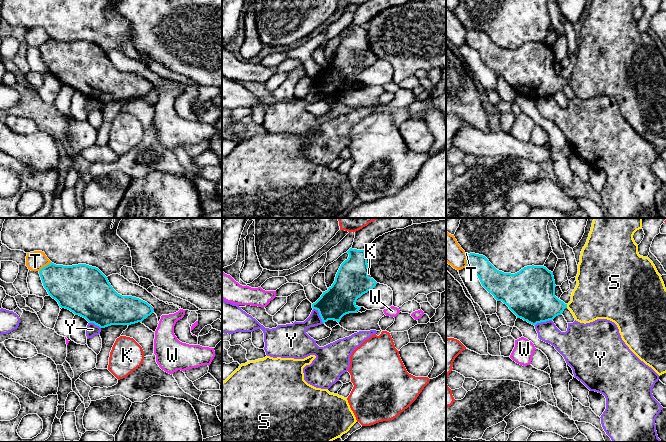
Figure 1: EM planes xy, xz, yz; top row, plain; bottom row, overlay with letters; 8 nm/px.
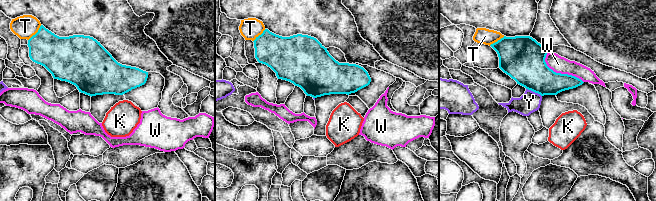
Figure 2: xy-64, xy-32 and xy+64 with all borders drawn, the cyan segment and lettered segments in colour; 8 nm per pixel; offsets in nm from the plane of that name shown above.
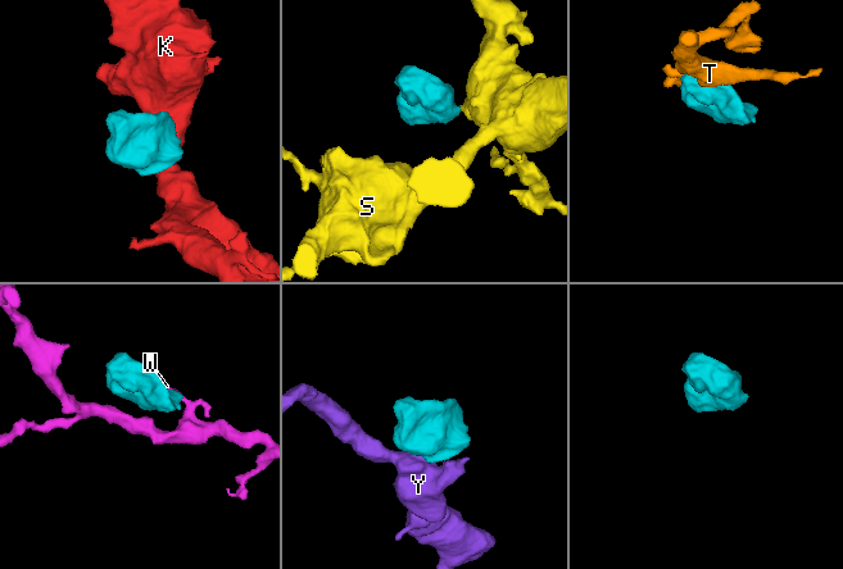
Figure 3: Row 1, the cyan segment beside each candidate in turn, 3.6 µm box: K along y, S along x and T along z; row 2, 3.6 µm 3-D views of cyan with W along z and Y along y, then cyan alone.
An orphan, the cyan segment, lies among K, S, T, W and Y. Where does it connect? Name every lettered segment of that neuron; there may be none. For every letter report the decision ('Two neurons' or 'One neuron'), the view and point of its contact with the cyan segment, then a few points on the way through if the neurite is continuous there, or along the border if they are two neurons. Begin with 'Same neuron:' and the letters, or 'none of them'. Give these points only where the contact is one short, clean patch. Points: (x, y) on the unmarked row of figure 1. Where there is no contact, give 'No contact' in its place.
Same neuron: S
K: Two neurons. Touches cyan at xz (367, 51). Boundary: xz (368, 48), (370, 53)
S: One neuron. Touches cyan at yz (566, 82). Path across: yz (536, 78), (544, 82), (566, 82), (583, 82), (595, 72)
T: Two neurons. Touches cyan at yz (466, 36)
W: Two neurons. Touches cyan at xy (152, 85)
Y: Two neurons. Touches cyan at xz (319, 90). Boundary: xz (313, 84), (318, 88), (323, 99)

